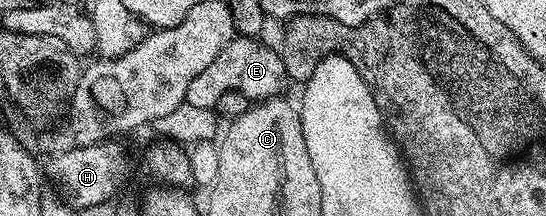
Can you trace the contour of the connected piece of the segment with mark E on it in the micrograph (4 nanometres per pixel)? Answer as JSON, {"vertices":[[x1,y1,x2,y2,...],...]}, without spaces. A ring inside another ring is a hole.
{"vertices":[[237,36,231,41,226,48,210,63,210,67,206,67,206,71,202,71,202,75,194,75,194,79,190,83,190,87,184,96,185,102,194,107,202,107,203,109,215,110,218,99,226,92,227,89,233,89,242,94,243,97,249,99,267,99,275,97,281,92,280,88,286,85,284,75,284,64,280,58,279,52,275,48,272,49,268,45,263,45,263,40,255,37]]}

